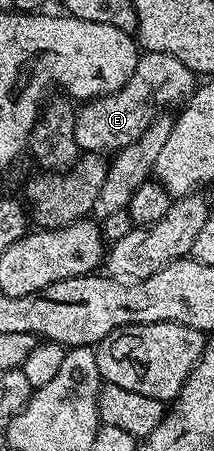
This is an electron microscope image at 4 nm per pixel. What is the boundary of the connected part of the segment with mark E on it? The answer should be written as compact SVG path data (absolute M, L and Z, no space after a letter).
M145 52L138 55L131 78L118 92L99 96L76 109L75 142L78 149L82 153L116 154L123 148L129 148L172 104L180 105L193 95L193 80L194 72L183 66L179 58L171 58L171 54Z

